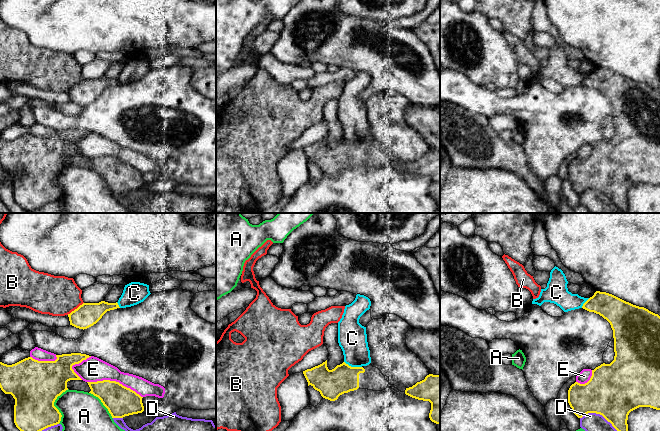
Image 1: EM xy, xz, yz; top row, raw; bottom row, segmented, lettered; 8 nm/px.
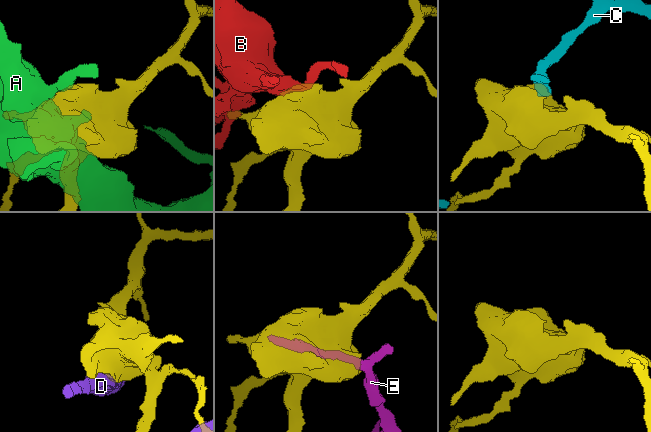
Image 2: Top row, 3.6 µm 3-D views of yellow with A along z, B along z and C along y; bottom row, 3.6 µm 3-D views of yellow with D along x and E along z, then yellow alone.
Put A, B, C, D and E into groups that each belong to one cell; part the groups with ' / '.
A / B / C / D / E

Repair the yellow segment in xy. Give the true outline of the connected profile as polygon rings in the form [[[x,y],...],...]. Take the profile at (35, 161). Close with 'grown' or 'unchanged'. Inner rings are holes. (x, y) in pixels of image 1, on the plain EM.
[[[71,129],[56,133],[55,137],[28,133],[12,141],[0,138],[0,164],[15,175],[14,199],[28,213],[60,199],[62,191],[54,178],[68,166],[68,157],[82,156],[72,142],[91,132]]]; unchanged

